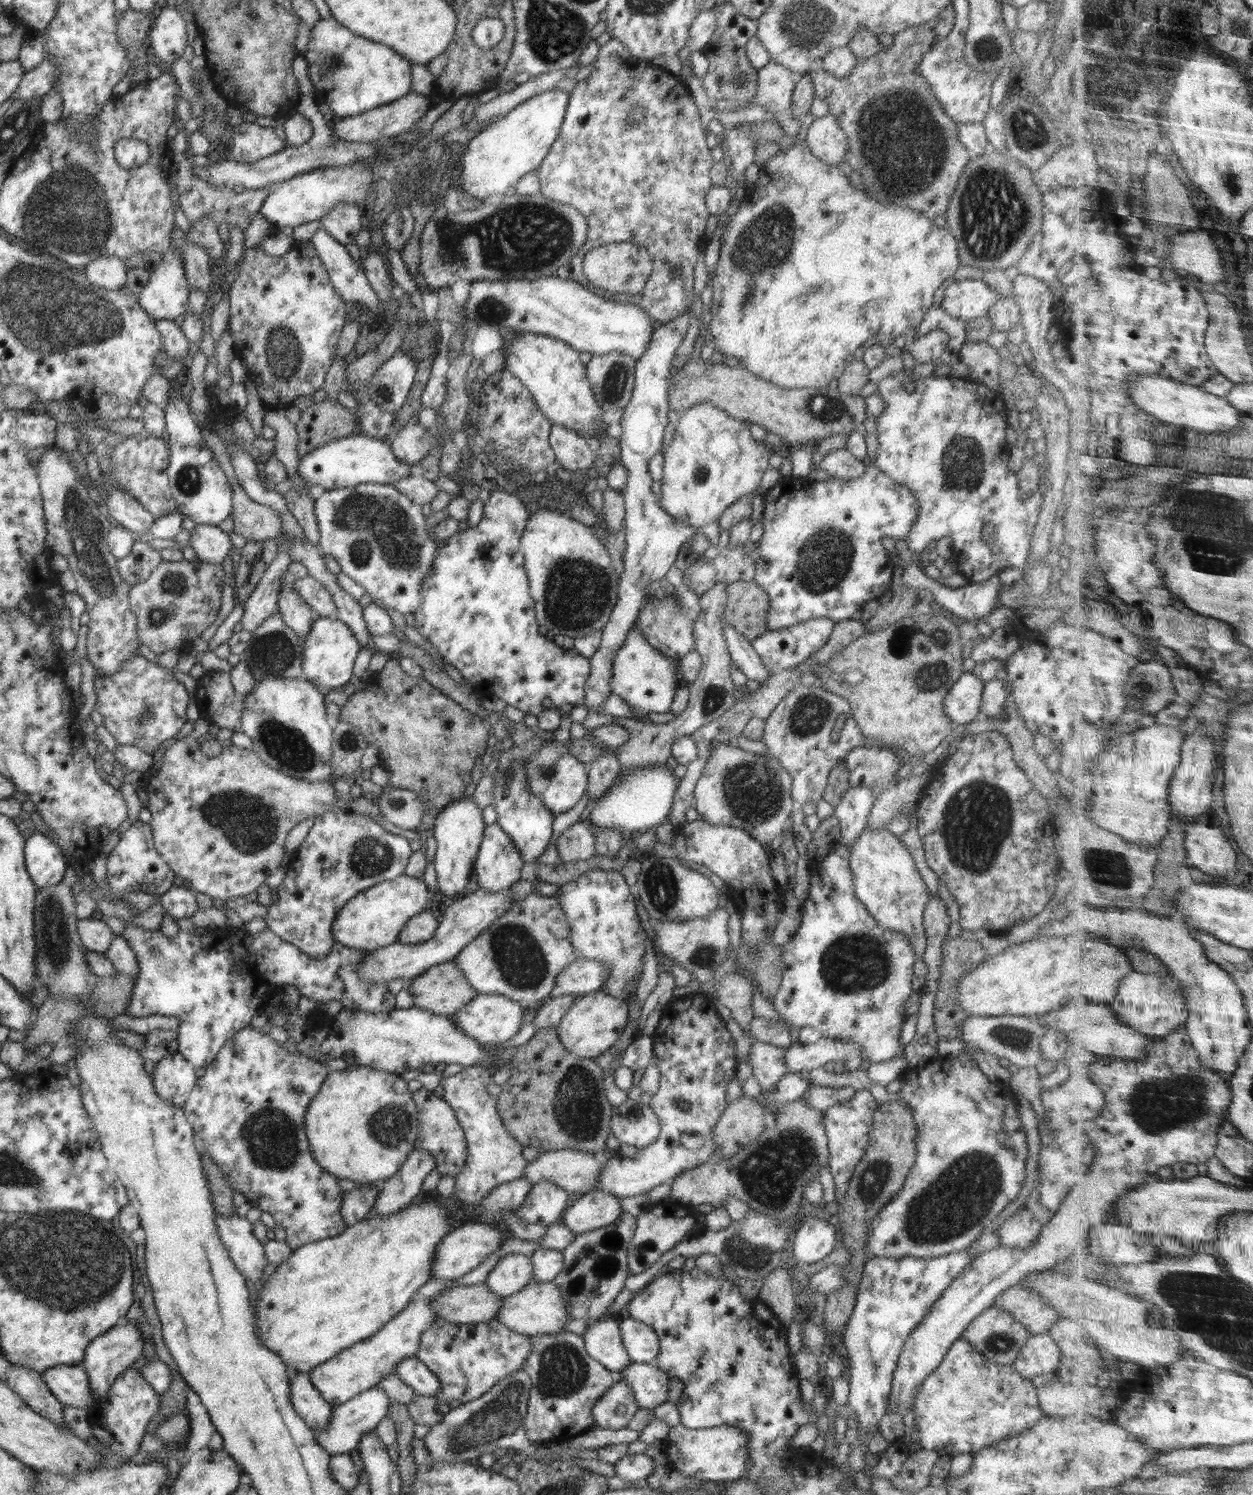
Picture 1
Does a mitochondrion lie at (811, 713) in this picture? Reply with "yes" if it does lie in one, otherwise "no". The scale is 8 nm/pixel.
yes

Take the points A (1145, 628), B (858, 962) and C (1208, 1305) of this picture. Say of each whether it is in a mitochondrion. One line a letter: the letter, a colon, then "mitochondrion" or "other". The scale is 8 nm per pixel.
A: other
B: mitochondrion
C: mitochondrion

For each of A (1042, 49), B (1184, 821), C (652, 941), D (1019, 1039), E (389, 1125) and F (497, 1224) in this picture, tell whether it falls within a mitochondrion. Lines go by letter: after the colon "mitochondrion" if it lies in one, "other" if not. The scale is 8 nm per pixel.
A: other
B: other
C: other
D: mitochondrion
E: mitochondrion
F: other

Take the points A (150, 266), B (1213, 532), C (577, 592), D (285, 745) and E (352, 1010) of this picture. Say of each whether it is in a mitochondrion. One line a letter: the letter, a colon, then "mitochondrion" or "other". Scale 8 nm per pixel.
A: other
B: mitochondrion
C: mitochondrion
D: mitochondrion
E: other

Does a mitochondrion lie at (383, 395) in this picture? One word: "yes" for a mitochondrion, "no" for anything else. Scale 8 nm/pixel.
yes

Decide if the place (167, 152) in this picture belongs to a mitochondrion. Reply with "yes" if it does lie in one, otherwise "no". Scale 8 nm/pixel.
no

